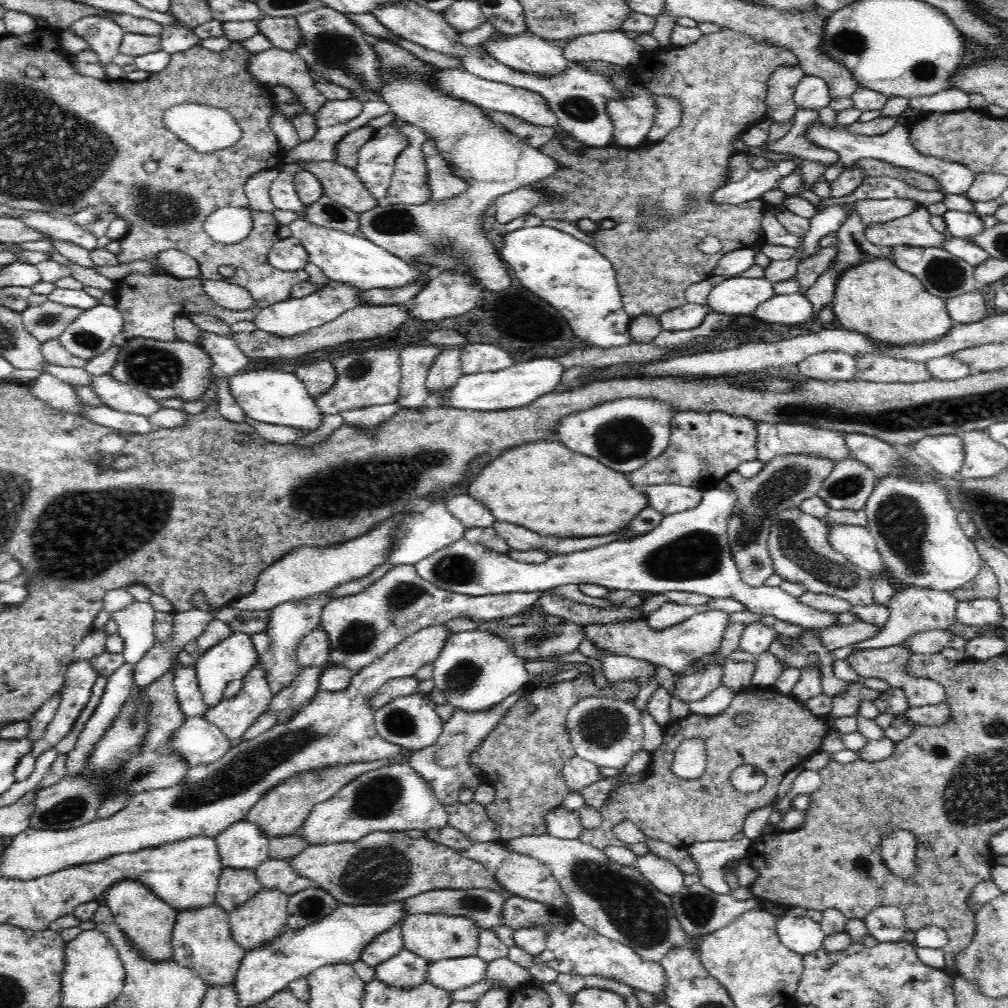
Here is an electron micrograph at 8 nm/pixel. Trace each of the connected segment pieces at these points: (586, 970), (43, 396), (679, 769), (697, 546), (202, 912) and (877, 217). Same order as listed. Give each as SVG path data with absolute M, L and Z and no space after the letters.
M575 918L560 924L547 936L546 942L546 950L539 954L540 959L548 967L560 973L576 973L583 977L600 975L614 978L626 983L630 988L644 990L658 1000L664 999L664 988L668 984L668 977L664 975L661 962L644 961L632 948L602 936Z
M43 372L31 384L31 387L34 397L42 400L51 408L72 414L81 414L82 402L75 392L74 385Z
M689 738L677 748L672 772L679 778L694 780L704 774L707 766L706 745L702 738Z
M712 487L703 491L698 506L684 512L664 516L662 522L636 539L616 540L605 546L556 555L542 563L525 563L507 554L470 543L462 538L441 548L415 564L418 574L450 592L470 596L536 592L550 590L563 584L599 584L610 590L630 589L643 593L665 593L674 590L704 594L710 598L735 598L750 612L774 616L782 622L797 624L804 629L828 628L842 625L834 612L820 612L784 592L779 586L750 586L740 578L732 558L728 519L737 501L737 491Z
M215 901L204 908L186 908L176 912L172 930L173 958L178 964L191 968L209 986L235 984L240 960L247 952L234 939L229 923L229 913Z
M908 198L864 199L855 202L855 211L864 224L876 224L907 215L920 206Z

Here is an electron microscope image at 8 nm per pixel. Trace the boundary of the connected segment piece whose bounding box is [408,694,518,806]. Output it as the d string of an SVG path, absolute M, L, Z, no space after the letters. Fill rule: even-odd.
M518 695L508 696L495 707L480 712L462 712L454 710L453 715L443 724L443 732L432 746L418 750L411 756L409 766L431 787L434 797L444 806L452 806L459 800L460 792L465 788L476 788L486 782L484 776L477 777L471 768L471 755L481 746L490 732L502 722L506 710L516 704Z

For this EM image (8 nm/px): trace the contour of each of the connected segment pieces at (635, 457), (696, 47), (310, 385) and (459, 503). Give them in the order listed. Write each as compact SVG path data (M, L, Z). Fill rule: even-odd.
M629 397L620 400L612 400L606 404L600 404L596 408L589 410L573 412L571 415L565 416L557 424L557 432L552 436L551 440L556 440L566 444L566 448L574 450L574 452L582 452L586 456L592 456L596 460L600 460L602 464L606 464L608 468L621 473L631 473L639 469L644 463L660 456L665 448L668 448L671 438L672 417L676 414L673 406L664 400L657 398Z
M724 28L720 32L715 32L712 34L702 34L700 40L694 42L694 44L689 44L685 47L672 47L671 45L667 48L661 48L660 50L654 50L654 52L644 53L641 57L641 61L638 64L632 66L634 70L634 77L631 81L632 84L637 86L642 86L649 90L654 95L662 95L668 97L674 97L680 100L682 103L682 120L680 120L680 126L674 128L670 134L667 134L660 142L651 143L650 141L644 141L640 146L637 147L620 147L616 145L608 145L603 147L585 147L581 153L572 153L568 151L562 142L573 141L574 138L570 134L565 133L565 138L562 136L561 139L556 135L549 143L546 143L543 147L539 148L540 152L543 152L546 156L552 157L556 162L559 162L561 166L552 176L545 178L540 183L535 183L535 188L539 188L542 192L545 192L547 196L547 201L536 205L531 210L531 214L541 218L542 220L566 220L570 224L577 225L580 220L584 218L589 218L593 220L596 224L596 232L586 231L586 236L593 240L594 247L607 258L607 260L613 265L613 268L617 273L617 282L619 291L621 292L622 303L624 311L630 318L634 318L640 315L652 315L660 316L668 310L673 310L687 304L686 290L696 282L701 282L702 280L713 275L718 262L722 259L724 254L728 252L733 252L738 248L752 247L754 244L762 245L764 243L764 231L762 230L762 210L765 208L765 203L762 199L751 200L748 202L743 202L740 204L718 204L712 203L712 192L716 192L716 188L722 188L728 184L728 178L730 178L730 169L728 169L728 160L737 154L738 151L734 149L732 142L734 140L740 140L740 136L755 126L764 116L767 116L766 110L766 92L768 92L768 78L772 74L773 70L776 70L776 66L796 66L799 64L796 56L782 48L781 46L774 46L773 44L766 44L764 42L756 42L753 38L750 38L747 34L743 32L736 32L731 28ZM610 219L616 222L615 227L606 229L602 228L600 223L603 220ZM705 236L716 236L719 238L722 248L720 252L716 254L704 254L700 252L700 249L696 247L696 244L704 238Z
M330 362L298 366L294 373L314 398L327 394L331 390L332 384L336 382L336 367Z
M456 495L446 501L446 508L452 513L467 529L474 527L490 527L496 522L492 512L484 508L478 500L470 495Z

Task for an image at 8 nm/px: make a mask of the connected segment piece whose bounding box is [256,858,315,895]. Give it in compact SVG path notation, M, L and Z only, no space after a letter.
M266 858L256 870L256 875L263 888L268 890L275 888L287 895L315 886L309 879L296 874L289 860Z

